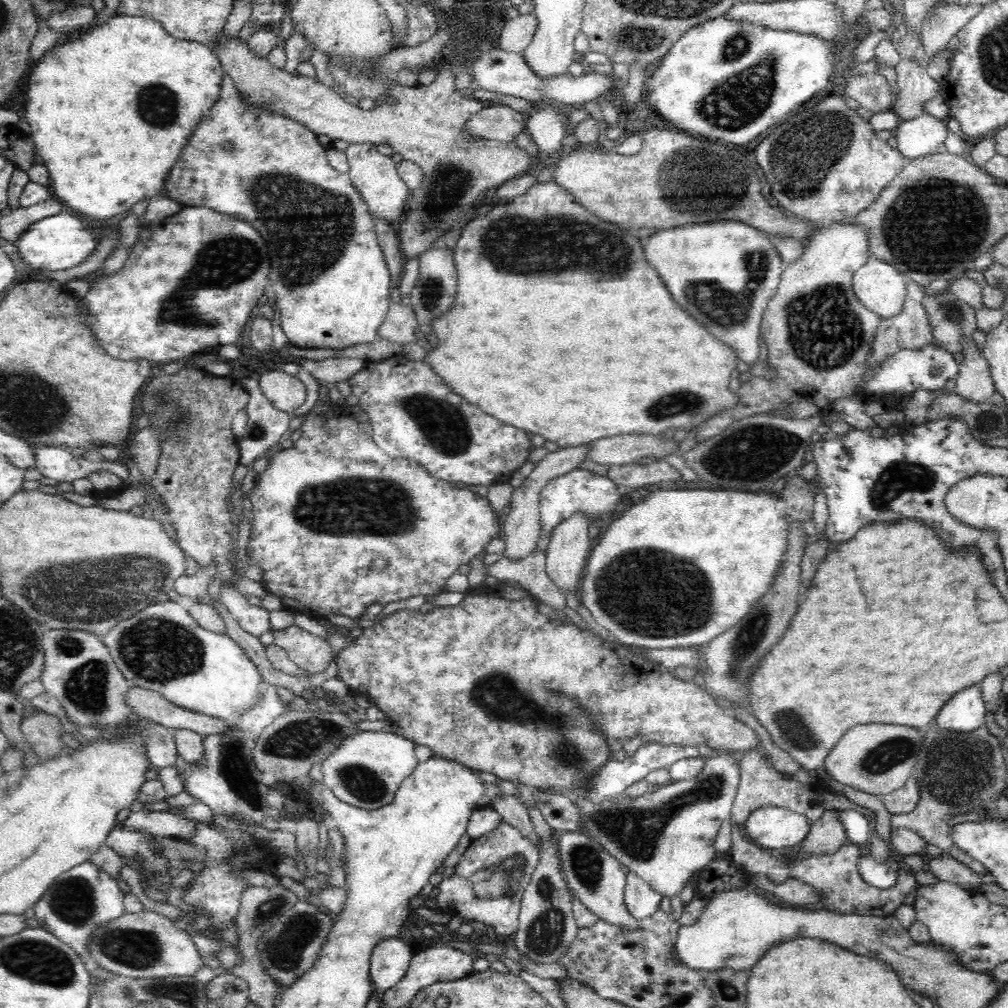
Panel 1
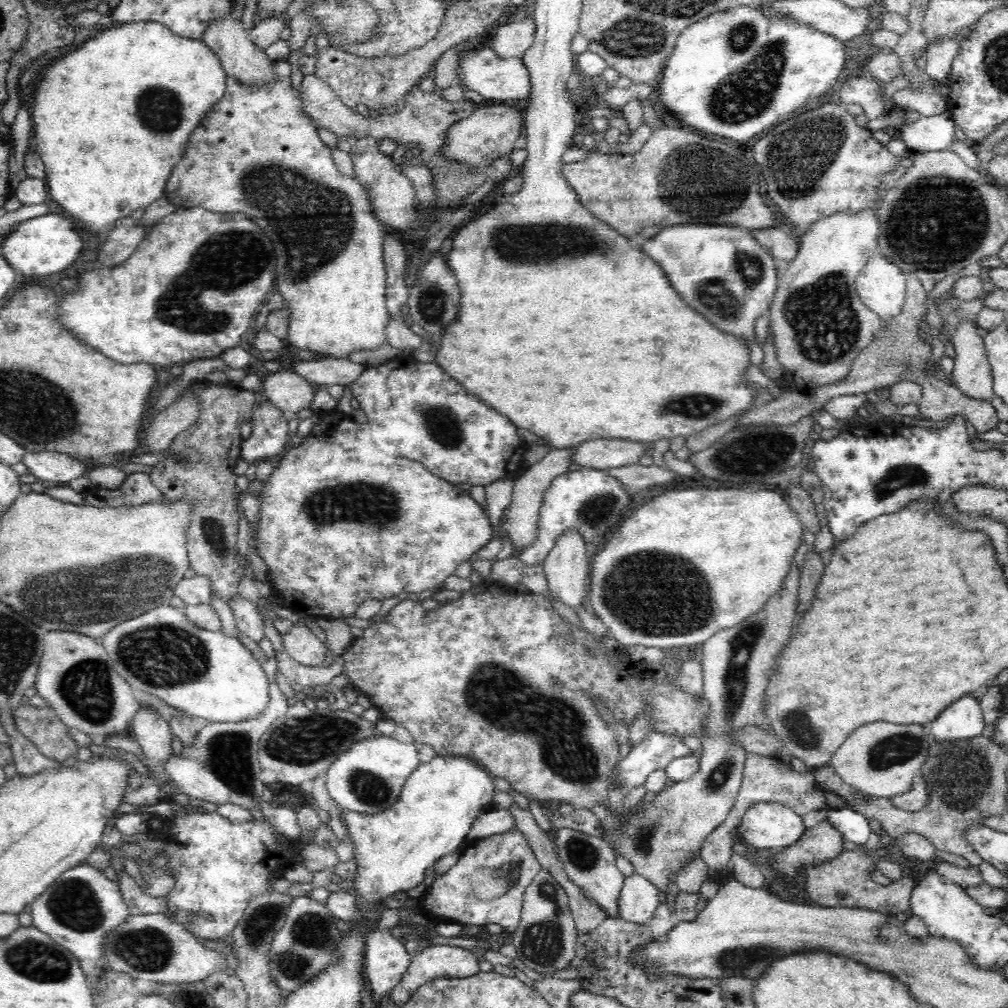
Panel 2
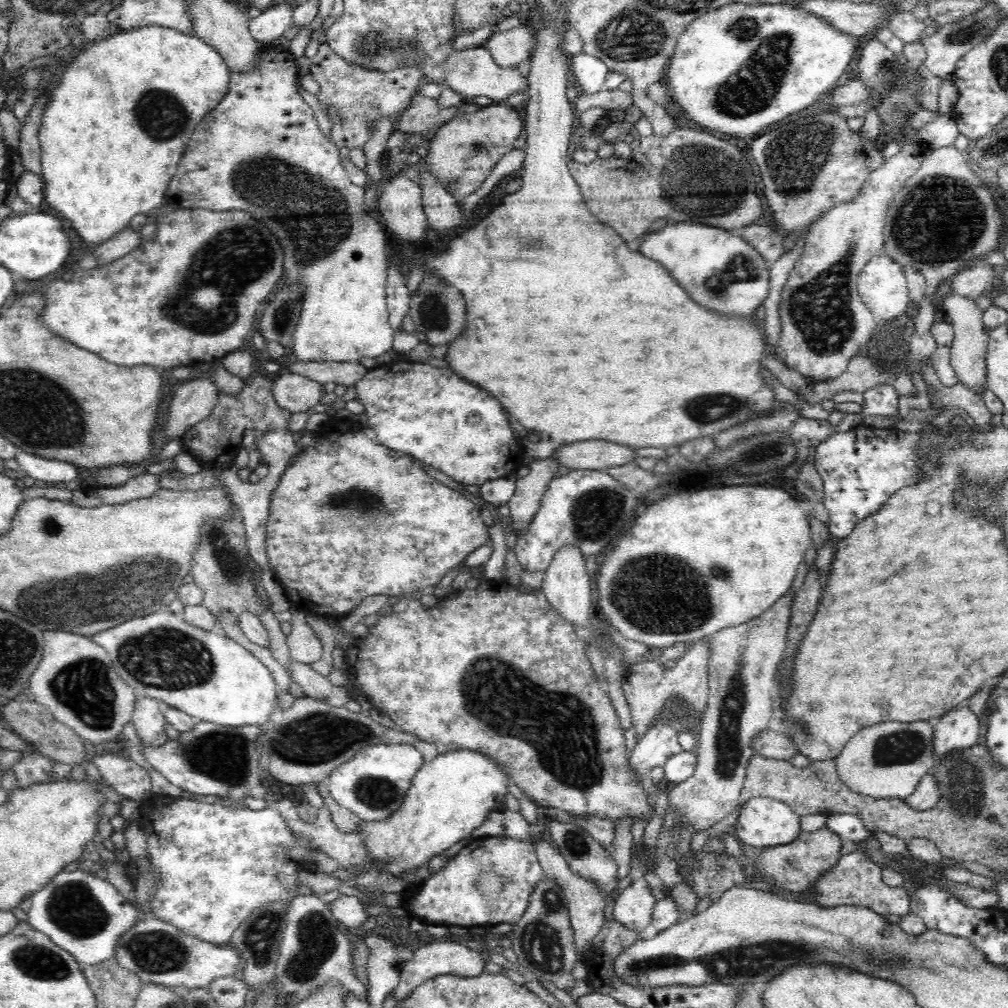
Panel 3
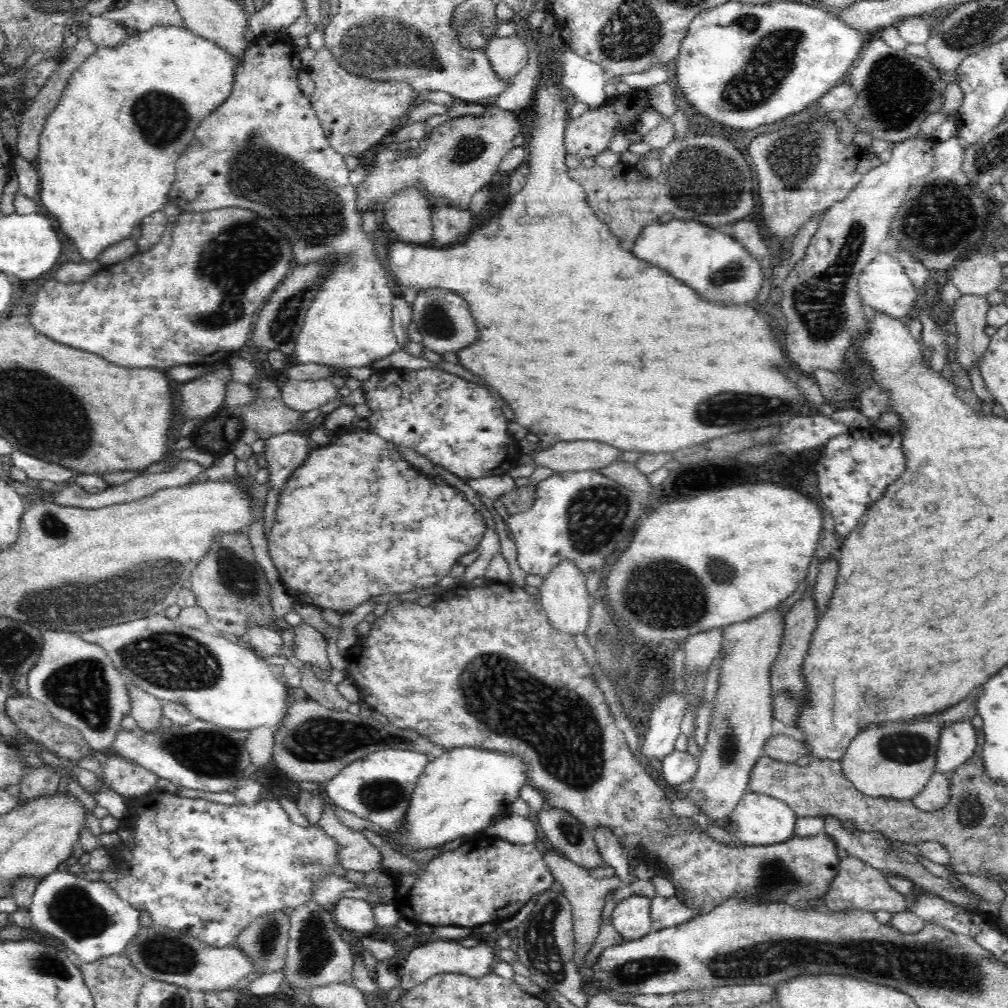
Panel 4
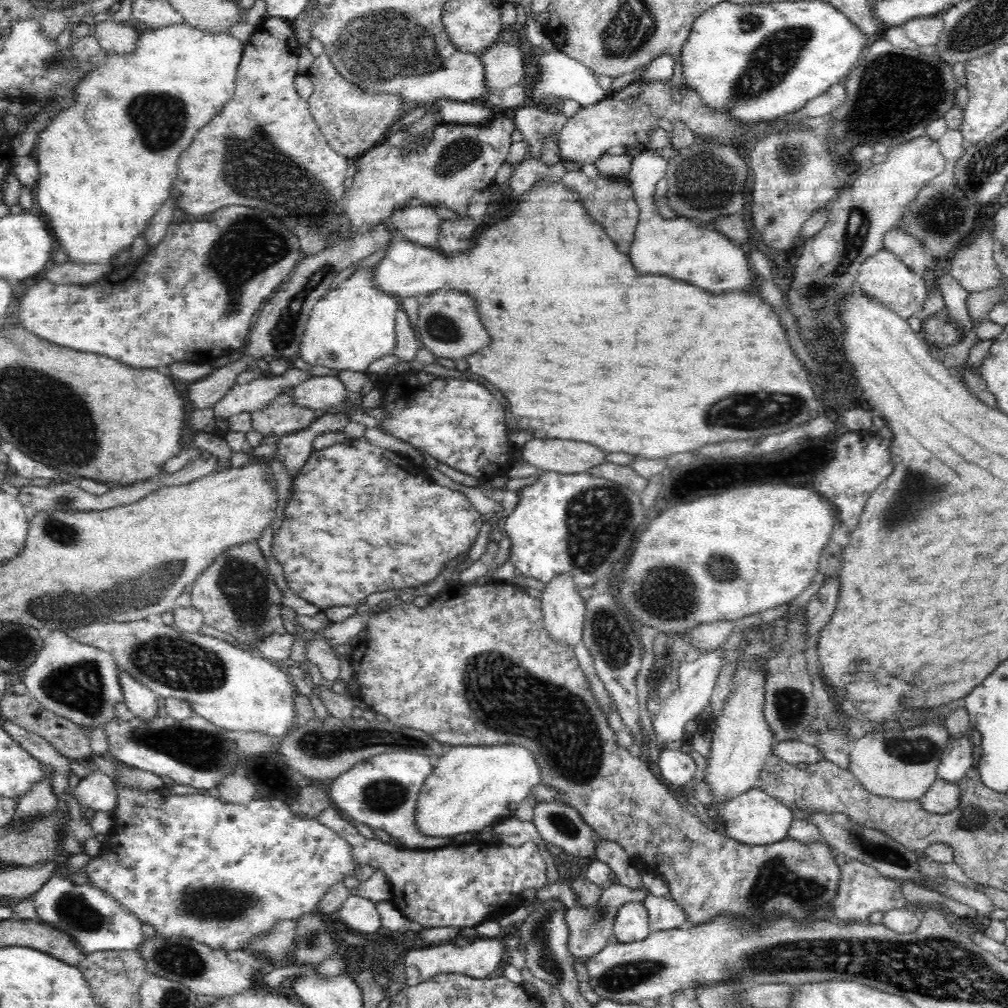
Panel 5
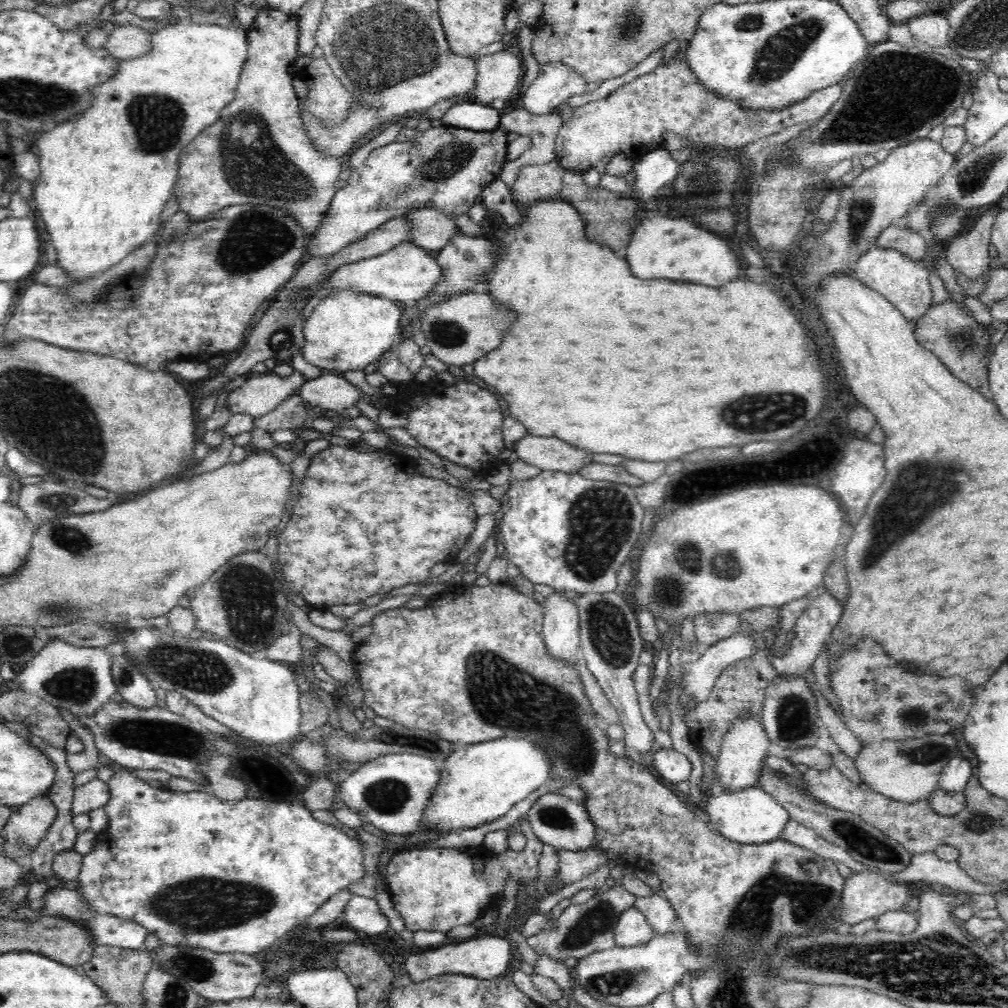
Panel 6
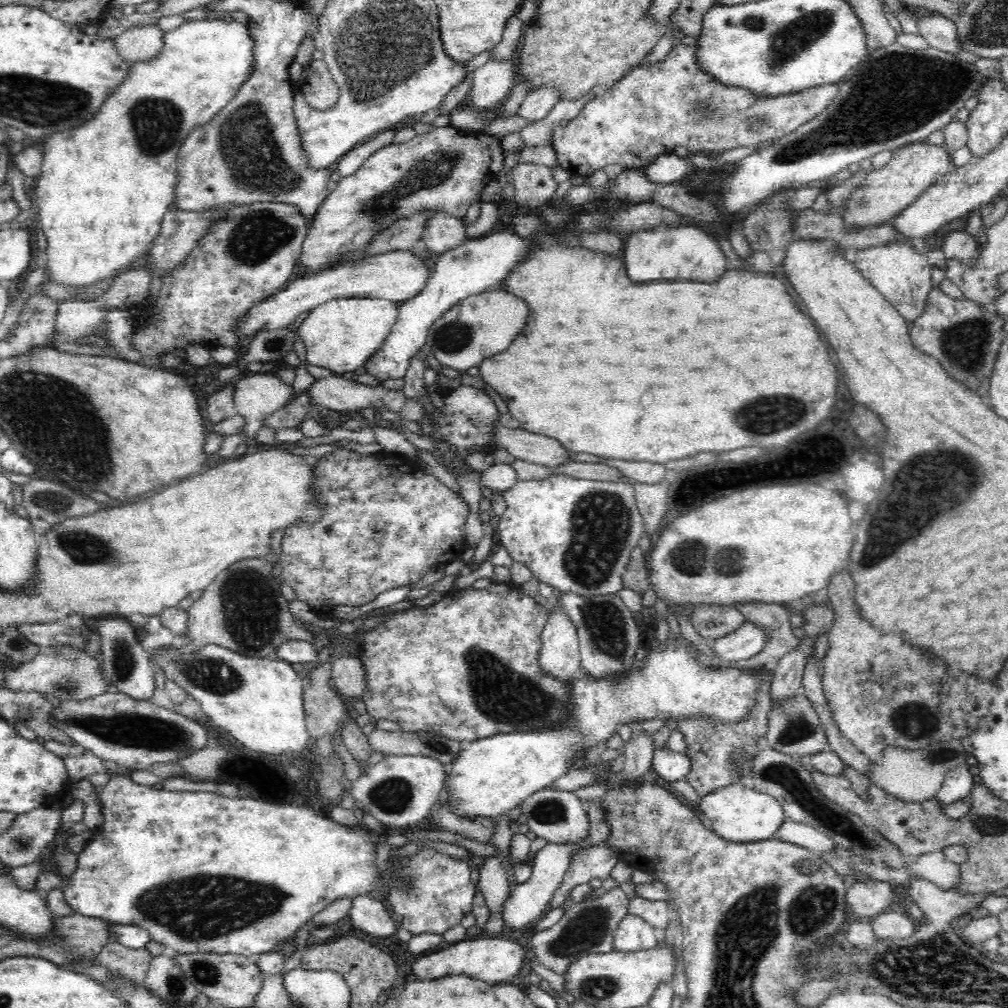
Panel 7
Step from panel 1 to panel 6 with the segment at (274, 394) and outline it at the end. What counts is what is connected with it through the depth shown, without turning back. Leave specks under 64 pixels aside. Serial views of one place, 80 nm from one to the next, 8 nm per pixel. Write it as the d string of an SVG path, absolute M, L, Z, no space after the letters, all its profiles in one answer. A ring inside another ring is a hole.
M322 374L317 378L307 380L297 391L298 395L312 407L340 412L358 404L358 400L367 399L354 384L350 383L342 374Z

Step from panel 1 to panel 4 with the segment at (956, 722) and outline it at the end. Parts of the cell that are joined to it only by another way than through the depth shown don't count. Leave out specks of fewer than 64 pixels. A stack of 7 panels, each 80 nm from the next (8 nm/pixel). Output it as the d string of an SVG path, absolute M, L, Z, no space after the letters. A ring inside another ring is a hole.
M962 719L948 727L942 726L935 770L948 775L966 764L976 752L977 731L968 719Z

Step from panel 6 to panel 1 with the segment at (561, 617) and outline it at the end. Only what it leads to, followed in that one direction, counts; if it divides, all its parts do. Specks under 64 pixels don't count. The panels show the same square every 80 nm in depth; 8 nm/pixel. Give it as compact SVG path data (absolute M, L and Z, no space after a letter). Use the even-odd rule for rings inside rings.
M574 513L574 516L570 516L568 520L564 520L556 526L550 545L545 551L547 554L545 567L550 580L553 580L555 586L563 593L575 594L577 597L578 593L574 590L576 590L578 582L582 579L593 543L589 538L589 525L588 519L582 513Z

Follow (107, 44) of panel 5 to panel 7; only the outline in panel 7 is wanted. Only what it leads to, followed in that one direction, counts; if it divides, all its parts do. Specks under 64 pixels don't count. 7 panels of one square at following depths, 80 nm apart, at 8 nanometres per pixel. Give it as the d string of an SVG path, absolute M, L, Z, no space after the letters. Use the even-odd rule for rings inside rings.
M158 25L131 27L114 39L118 55L131 65L157 58L164 48L165 30Z

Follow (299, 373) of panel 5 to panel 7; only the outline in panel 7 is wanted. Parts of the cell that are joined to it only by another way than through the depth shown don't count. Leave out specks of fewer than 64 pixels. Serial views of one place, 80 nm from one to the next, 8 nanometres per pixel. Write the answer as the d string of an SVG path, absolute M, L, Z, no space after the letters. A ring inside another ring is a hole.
M247 373L235 381L233 403L237 414L245 418L246 426L243 430L244 435L255 437L258 430L264 426L264 420L274 414L276 410L284 408L289 403L290 398L294 397L292 384L286 384L276 375L270 373Z

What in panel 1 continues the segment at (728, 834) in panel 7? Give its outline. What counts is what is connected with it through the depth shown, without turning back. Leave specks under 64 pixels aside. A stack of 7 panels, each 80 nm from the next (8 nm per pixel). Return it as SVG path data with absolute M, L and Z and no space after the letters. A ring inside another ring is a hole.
M774 805L755 808L741 825L750 841L766 849L796 846L810 827L805 814Z

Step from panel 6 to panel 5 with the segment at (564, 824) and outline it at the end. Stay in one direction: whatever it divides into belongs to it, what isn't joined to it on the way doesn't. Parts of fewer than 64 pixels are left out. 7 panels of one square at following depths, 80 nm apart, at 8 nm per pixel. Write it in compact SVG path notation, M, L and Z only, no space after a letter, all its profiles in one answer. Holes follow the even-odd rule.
M560 799L537 802L533 823L546 844L560 847L579 860L596 860L592 827L582 819L578 809L568 803Z

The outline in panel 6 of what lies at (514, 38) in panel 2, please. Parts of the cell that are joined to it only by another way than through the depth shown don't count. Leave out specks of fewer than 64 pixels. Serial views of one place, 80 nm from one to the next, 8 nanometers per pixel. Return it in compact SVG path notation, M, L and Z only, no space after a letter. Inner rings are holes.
M504 48L477 59L477 75L470 102L490 105L494 100L509 100L520 87L524 70L520 53Z

